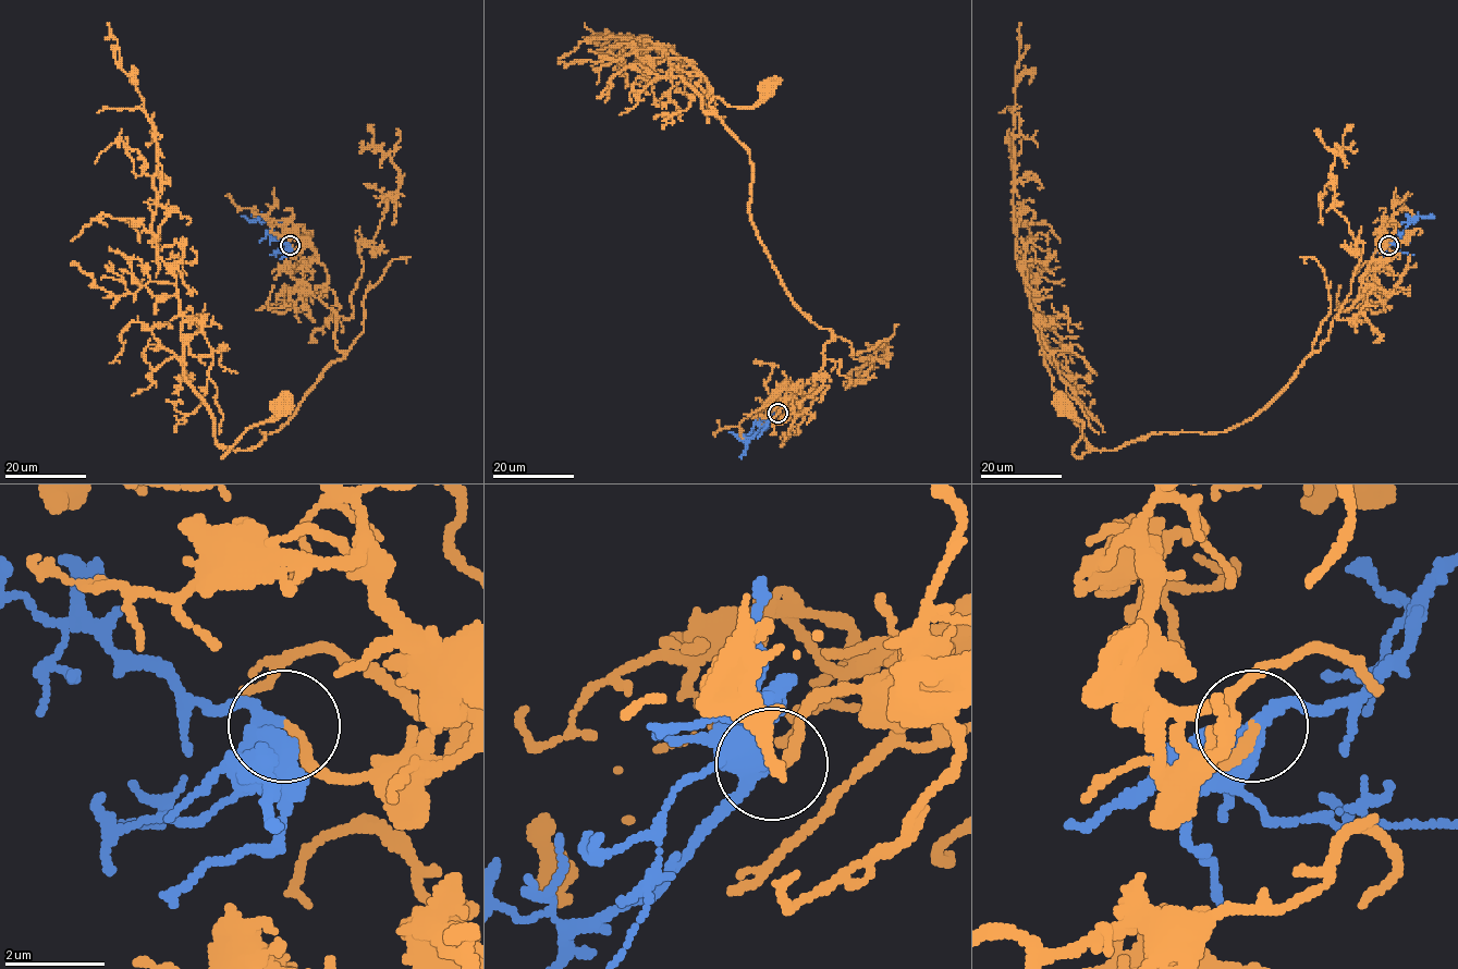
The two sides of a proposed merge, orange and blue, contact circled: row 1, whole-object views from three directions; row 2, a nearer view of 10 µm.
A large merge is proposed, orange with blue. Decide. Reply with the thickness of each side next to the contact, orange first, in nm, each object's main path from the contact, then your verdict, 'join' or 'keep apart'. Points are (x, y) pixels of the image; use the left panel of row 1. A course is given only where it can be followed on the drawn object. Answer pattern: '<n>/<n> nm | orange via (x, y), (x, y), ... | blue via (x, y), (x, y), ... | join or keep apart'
220/360 nm | orange via (290, 245), (309, 246), (326, 268), (319, 298), (337, 314), (344, 355), (278, 431), (221, 456), (280, 407) | blue via (290, 245), (278, 240), (270, 224), (242, 217) | join

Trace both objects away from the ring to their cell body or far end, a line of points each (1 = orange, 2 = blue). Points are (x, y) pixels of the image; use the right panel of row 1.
1: (1387, 245), (1295, 377), (1225, 431), (1159, 432), (1077, 456), (1082, 422), (1067, 407)
2: (1387, 245), (1396, 243), (1407, 224), (1417, 221), (1412, 221), (1408, 217)

